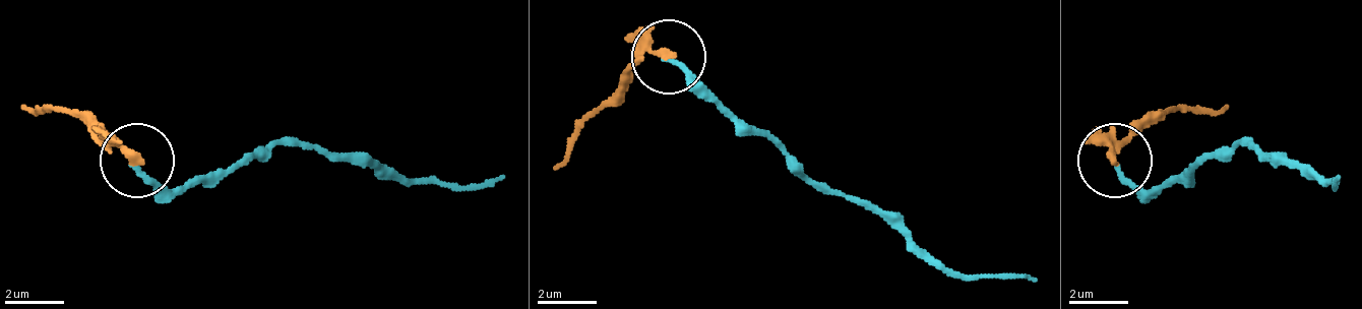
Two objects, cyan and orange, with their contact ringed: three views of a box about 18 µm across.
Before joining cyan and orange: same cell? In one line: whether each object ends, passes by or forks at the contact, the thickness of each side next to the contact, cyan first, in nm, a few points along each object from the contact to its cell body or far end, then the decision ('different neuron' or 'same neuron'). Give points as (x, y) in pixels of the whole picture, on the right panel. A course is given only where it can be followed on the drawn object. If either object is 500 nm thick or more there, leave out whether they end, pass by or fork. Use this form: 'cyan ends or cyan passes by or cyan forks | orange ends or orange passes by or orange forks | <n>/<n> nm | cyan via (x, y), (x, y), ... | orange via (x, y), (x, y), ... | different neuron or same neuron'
cyan ends | orange ends | 180/260 nm | cyan via (1117, 163), (1162, 192), (1243, 147), (1333, 185), (1340, 177) | orange via (1117, 163), (1109, 155), (1169, 110), (1228, 103) | different neuron

